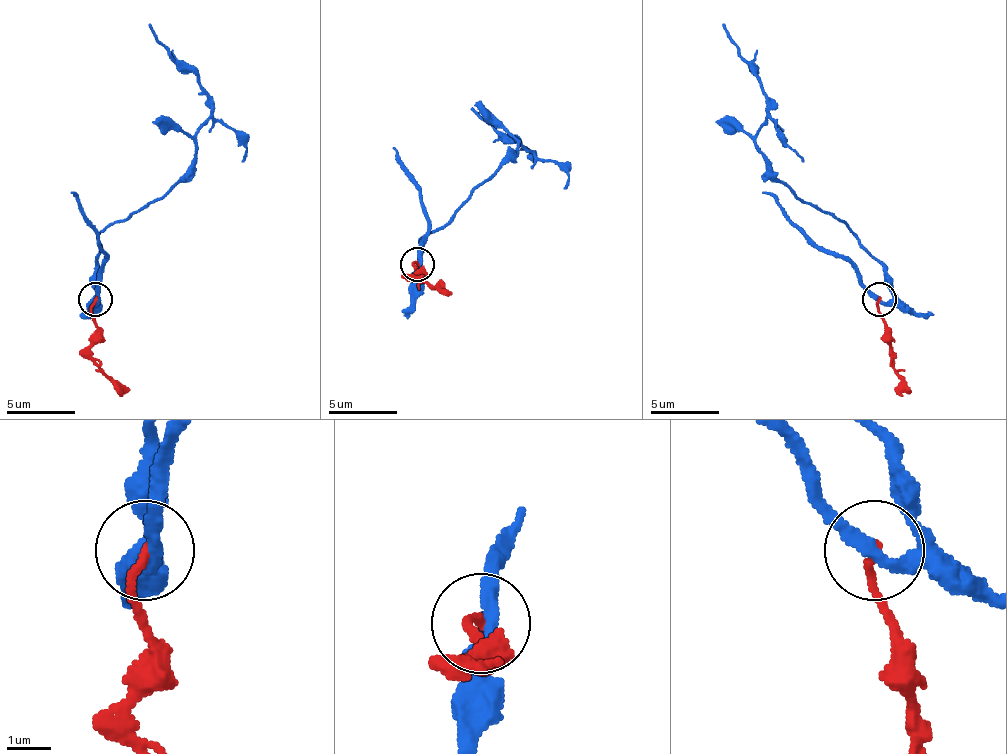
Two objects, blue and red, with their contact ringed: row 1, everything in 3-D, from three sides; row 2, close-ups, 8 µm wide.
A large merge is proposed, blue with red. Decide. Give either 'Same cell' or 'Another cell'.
Another cell

